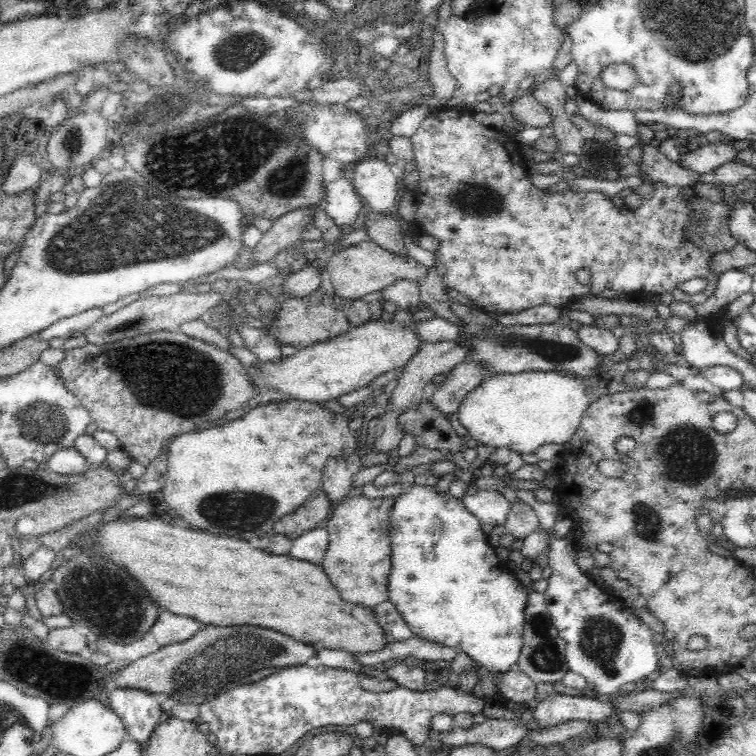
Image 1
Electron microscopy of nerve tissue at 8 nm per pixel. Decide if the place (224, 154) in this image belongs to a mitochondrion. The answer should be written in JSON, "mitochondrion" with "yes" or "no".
{"mitochondrion":"yes"}

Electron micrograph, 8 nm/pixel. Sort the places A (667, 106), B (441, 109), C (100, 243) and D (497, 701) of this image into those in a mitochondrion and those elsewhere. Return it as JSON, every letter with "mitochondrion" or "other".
{"A":"other","B":"other","C":"mitochondrion","D":"other"}

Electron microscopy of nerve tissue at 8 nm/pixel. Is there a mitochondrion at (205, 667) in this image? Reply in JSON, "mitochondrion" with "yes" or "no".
{"mitochondrion":"yes"}

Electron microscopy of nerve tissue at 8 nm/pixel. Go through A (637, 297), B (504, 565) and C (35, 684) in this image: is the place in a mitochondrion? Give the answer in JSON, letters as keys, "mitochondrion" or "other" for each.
{"A":"other","B":"other","C":"mitochondrion"}

